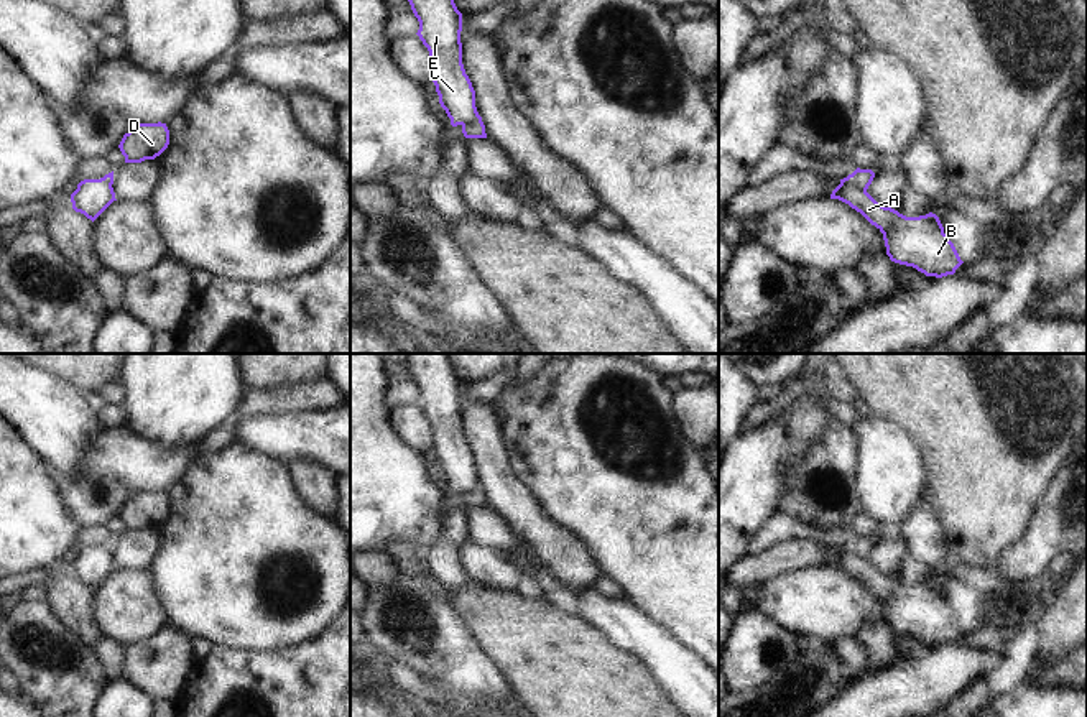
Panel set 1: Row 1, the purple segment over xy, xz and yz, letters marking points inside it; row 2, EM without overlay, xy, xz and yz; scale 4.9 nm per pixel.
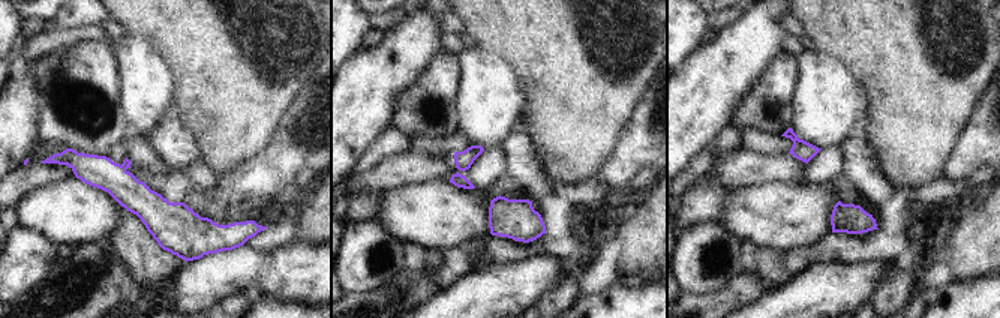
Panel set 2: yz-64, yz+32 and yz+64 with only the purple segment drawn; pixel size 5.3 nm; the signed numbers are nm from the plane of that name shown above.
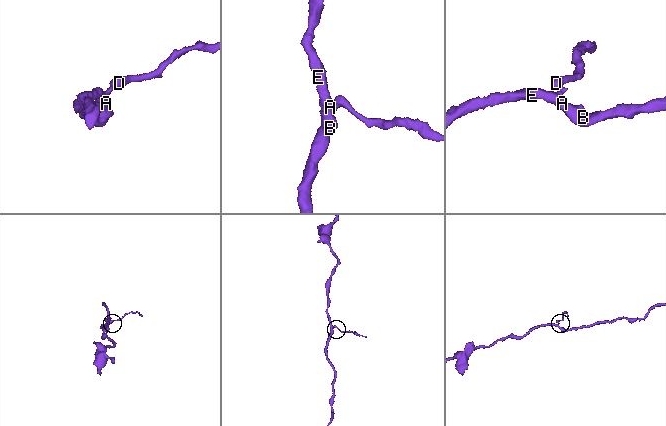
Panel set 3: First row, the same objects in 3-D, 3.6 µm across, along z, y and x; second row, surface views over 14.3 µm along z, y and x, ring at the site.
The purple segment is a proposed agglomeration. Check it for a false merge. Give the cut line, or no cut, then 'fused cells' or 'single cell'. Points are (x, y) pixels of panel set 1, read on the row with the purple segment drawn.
cut yz (844, 178), (865, 189); fused cells

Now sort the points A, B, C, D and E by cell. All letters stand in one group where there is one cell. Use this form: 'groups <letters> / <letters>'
groups A B C E / D

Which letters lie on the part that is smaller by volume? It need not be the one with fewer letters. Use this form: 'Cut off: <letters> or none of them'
Cut off: D

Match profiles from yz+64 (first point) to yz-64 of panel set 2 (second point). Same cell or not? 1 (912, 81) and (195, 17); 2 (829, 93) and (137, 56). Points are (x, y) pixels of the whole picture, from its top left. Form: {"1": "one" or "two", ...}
{"1": "one", "2": "one"}

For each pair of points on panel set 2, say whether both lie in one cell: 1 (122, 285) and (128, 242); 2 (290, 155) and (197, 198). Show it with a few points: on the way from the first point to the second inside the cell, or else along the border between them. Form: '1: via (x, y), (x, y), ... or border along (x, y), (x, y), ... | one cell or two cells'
1: border along (123, 261), (138, 287) | two cells
2: via (267, 174), (236, 185), (225, 194), (219, 194) | one cell

